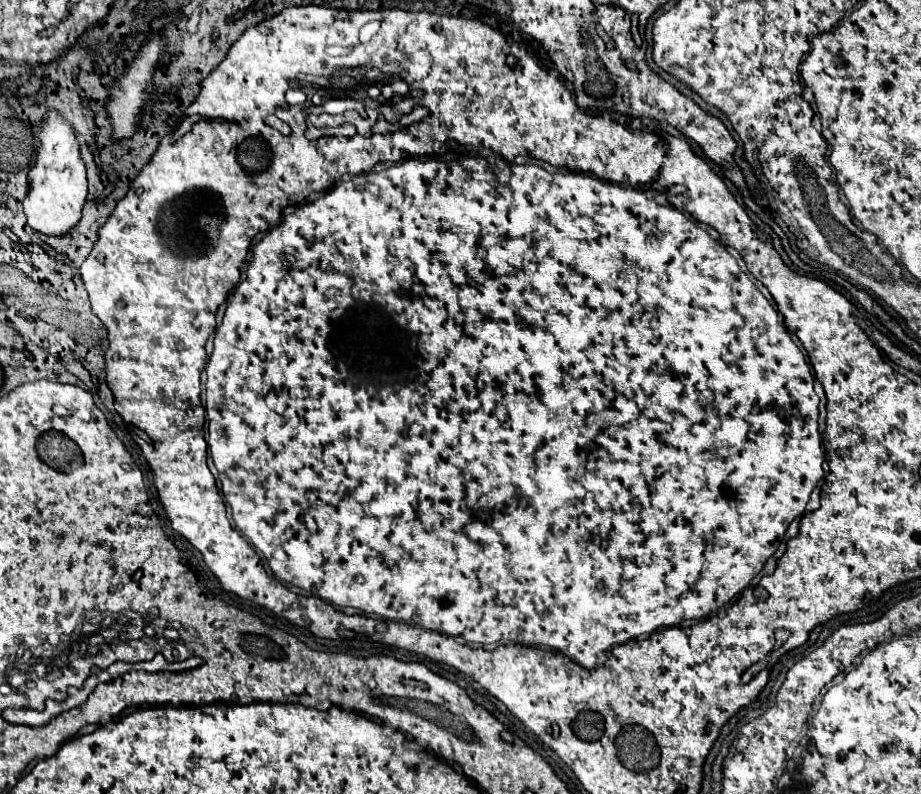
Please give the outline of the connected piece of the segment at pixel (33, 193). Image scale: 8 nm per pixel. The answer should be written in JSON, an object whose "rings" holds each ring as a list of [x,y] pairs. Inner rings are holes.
{"rings":[[[49,112],[45,126],[39,132],[41,148],[37,152],[37,162],[29,170],[29,192],[23,200],[23,210],[27,224],[47,236],[65,236],[81,220],[81,210],[87,198],[87,178],[85,164],[79,154],[79,144],[73,128],[63,120],[59,112]]]}

